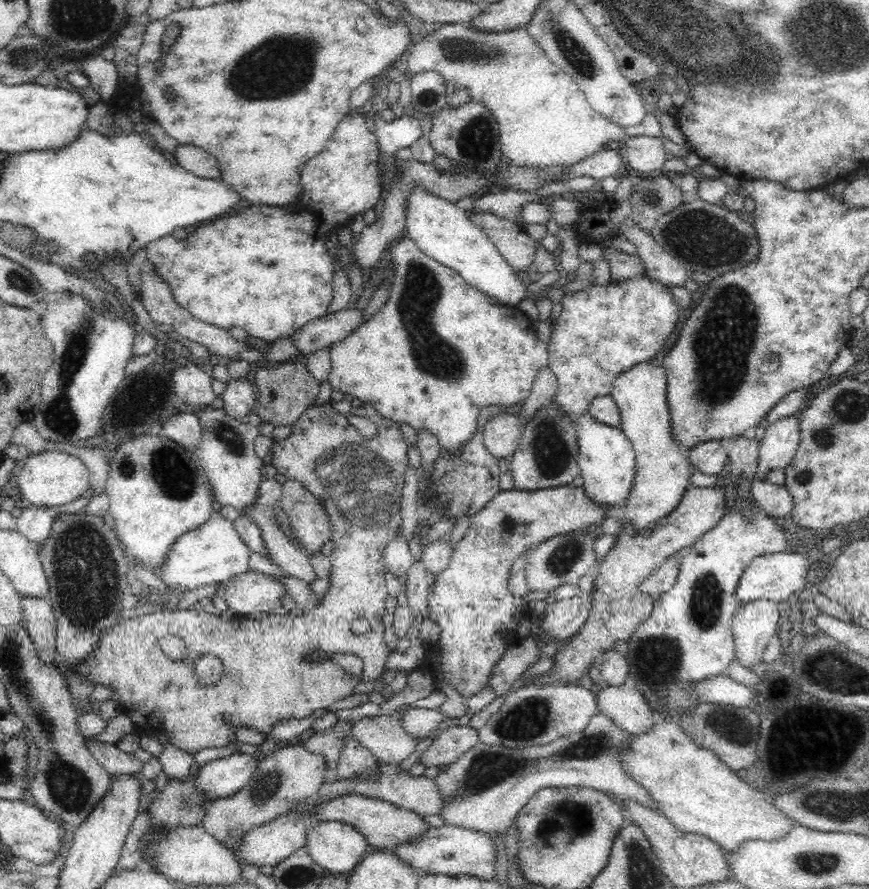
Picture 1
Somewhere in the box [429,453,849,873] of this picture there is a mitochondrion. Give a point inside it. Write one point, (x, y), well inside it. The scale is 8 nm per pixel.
(487, 769)

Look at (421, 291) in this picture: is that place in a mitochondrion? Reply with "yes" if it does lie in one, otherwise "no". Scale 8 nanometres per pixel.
yes

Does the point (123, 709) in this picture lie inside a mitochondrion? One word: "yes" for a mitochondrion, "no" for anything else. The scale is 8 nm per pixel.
no

